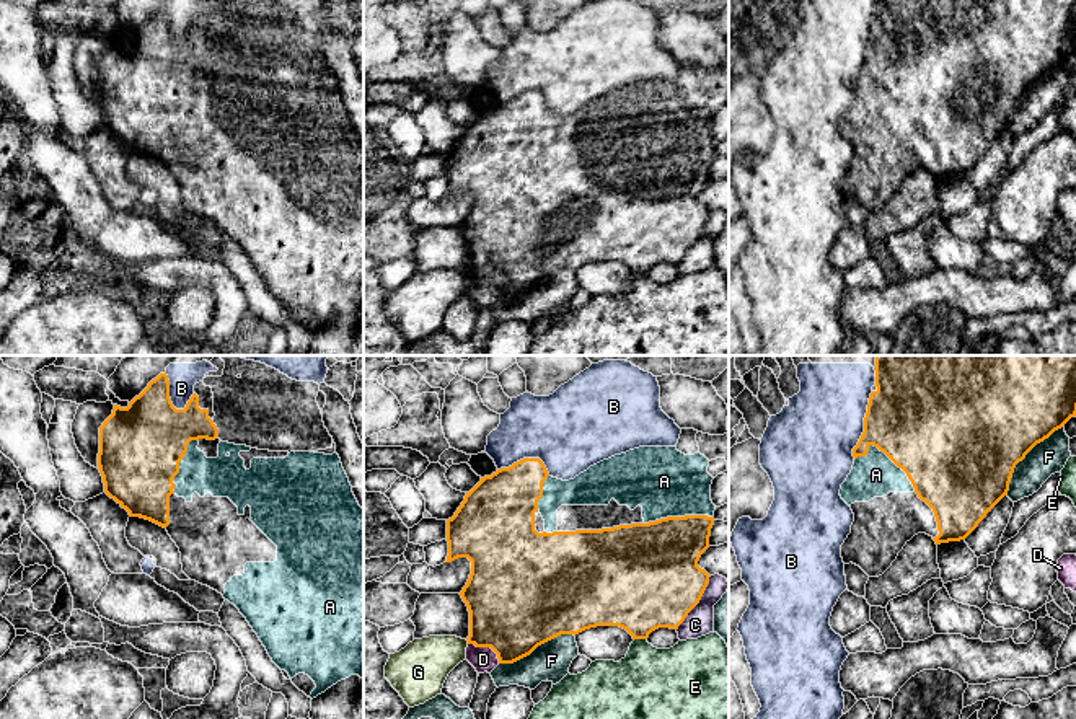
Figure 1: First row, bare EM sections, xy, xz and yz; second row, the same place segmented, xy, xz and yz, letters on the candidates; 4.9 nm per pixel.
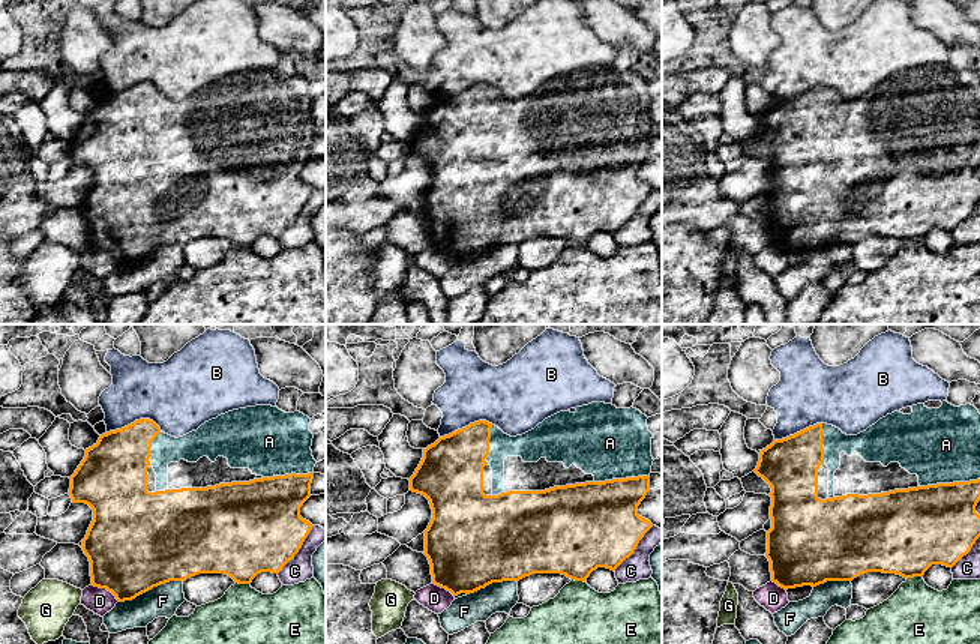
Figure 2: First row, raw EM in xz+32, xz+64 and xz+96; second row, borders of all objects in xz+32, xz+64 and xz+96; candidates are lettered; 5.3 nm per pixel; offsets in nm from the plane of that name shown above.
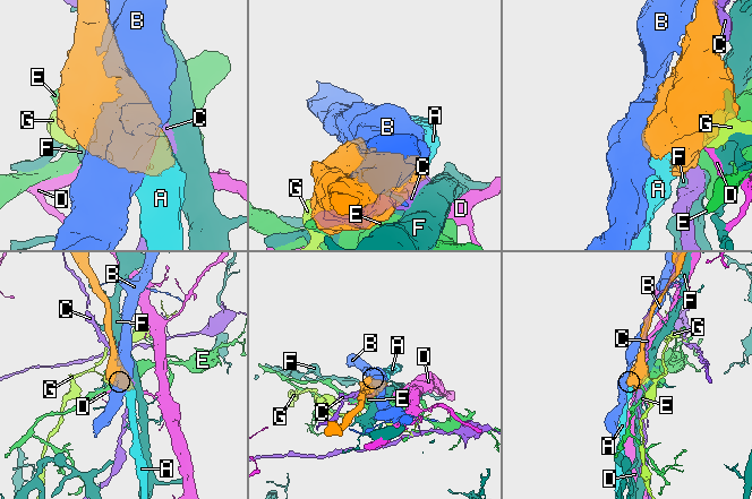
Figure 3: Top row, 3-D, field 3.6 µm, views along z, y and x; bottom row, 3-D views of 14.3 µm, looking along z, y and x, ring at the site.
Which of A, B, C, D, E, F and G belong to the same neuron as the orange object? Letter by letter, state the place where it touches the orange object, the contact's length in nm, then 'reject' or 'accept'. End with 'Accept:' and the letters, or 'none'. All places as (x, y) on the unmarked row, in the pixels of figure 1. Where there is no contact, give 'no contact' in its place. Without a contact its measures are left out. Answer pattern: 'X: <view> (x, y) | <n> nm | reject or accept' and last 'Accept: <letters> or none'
A: yz (887, 90) | 340 nm | accept
B: yz (864, 61) | 340 nm | reject
C: xz (698, 237) | 320 nm | reject
D: xz (486, 281) | 190 nm | reject
E: xz (641, 273) | 60 nm | reject
F: yz (1024, 92) | 440 nm | reject
G: xz (467, 274) | 30 nm | reject
Accept: A

